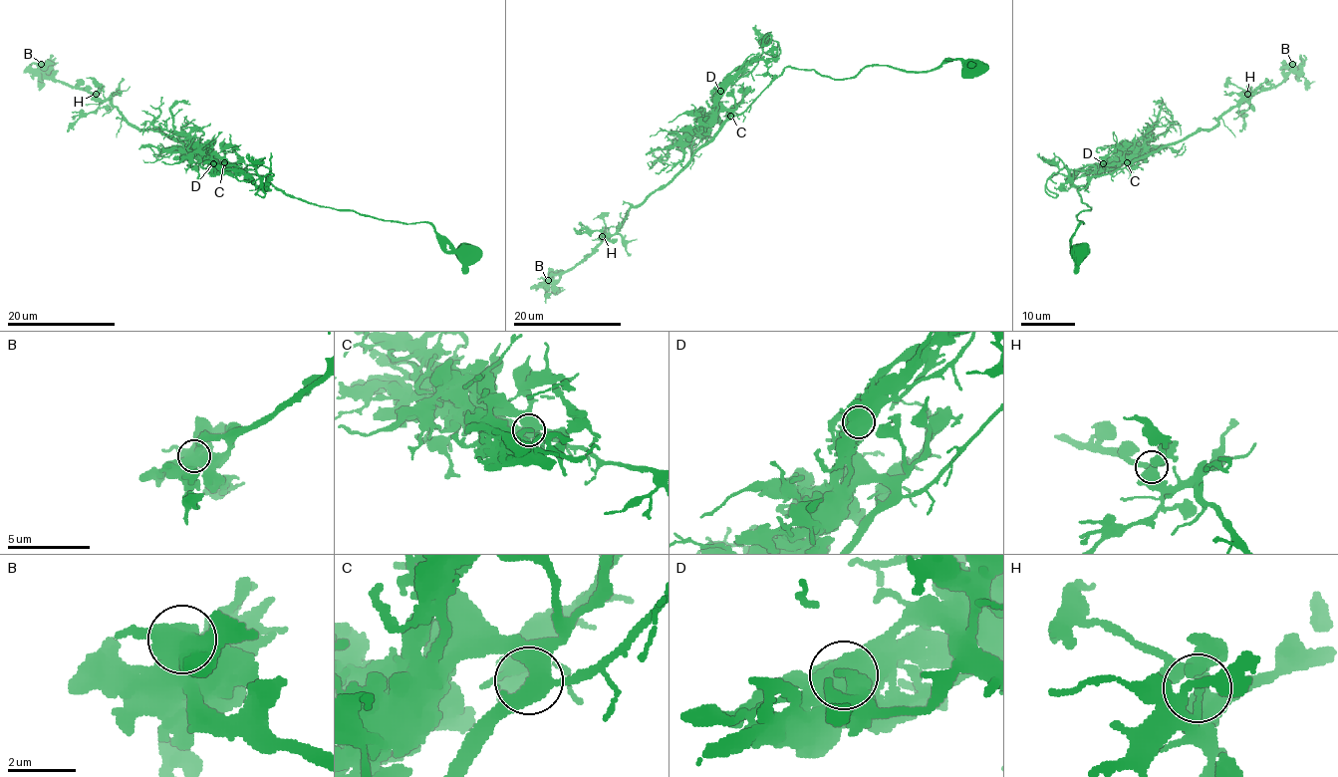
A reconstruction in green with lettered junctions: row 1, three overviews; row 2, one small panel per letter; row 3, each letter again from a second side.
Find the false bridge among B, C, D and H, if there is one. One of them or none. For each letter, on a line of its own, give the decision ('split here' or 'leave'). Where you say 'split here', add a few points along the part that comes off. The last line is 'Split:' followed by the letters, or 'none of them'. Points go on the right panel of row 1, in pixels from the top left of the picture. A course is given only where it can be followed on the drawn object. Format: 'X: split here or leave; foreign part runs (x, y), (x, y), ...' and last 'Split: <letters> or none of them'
B: leave
C: leave
D: split here; foreign part runs (1103, 162), (1130, 156), (1171, 125), (1172, 115), (1161, 97)
H: leave
Split: D

